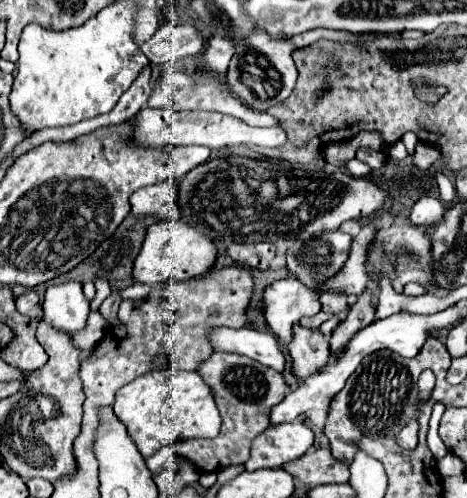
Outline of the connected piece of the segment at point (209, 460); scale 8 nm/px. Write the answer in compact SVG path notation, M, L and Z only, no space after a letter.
M214 352L210 360L200 366L200 376L212 388L220 416L222 428L220 434L212 440L190 439L178 441L174 450L178 456L184 456L192 464L198 466L202 472L214 472L230 464L244 464L250 458L250 444L252 440L268 428L268 414L272 406L284 400L284 378L280 372L256 364L240 354L230 352Z

